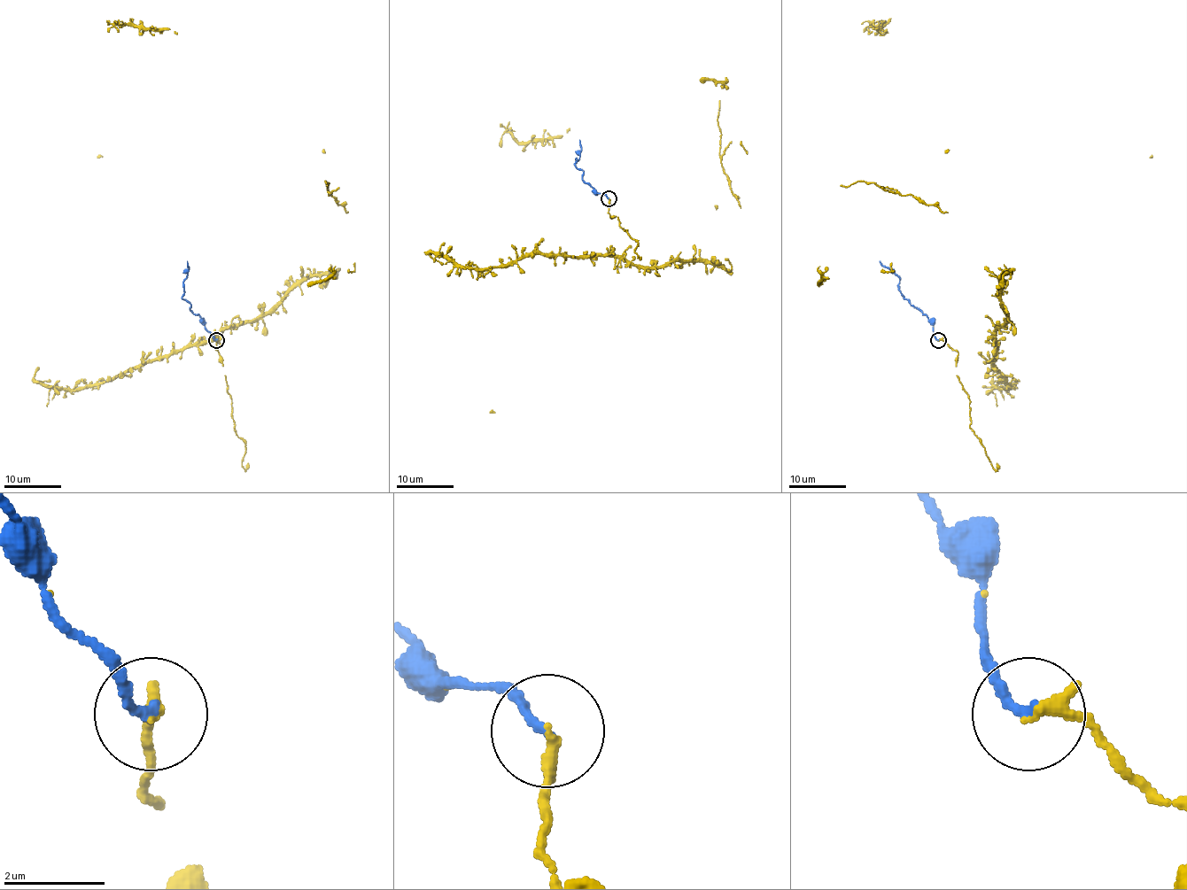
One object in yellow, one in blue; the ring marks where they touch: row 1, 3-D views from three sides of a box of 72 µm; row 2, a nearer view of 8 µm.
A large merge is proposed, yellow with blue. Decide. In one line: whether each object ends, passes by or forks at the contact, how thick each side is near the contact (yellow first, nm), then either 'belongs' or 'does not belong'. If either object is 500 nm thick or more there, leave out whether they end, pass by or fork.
yellow ends | blue ends | 280/180 nm | belongs

